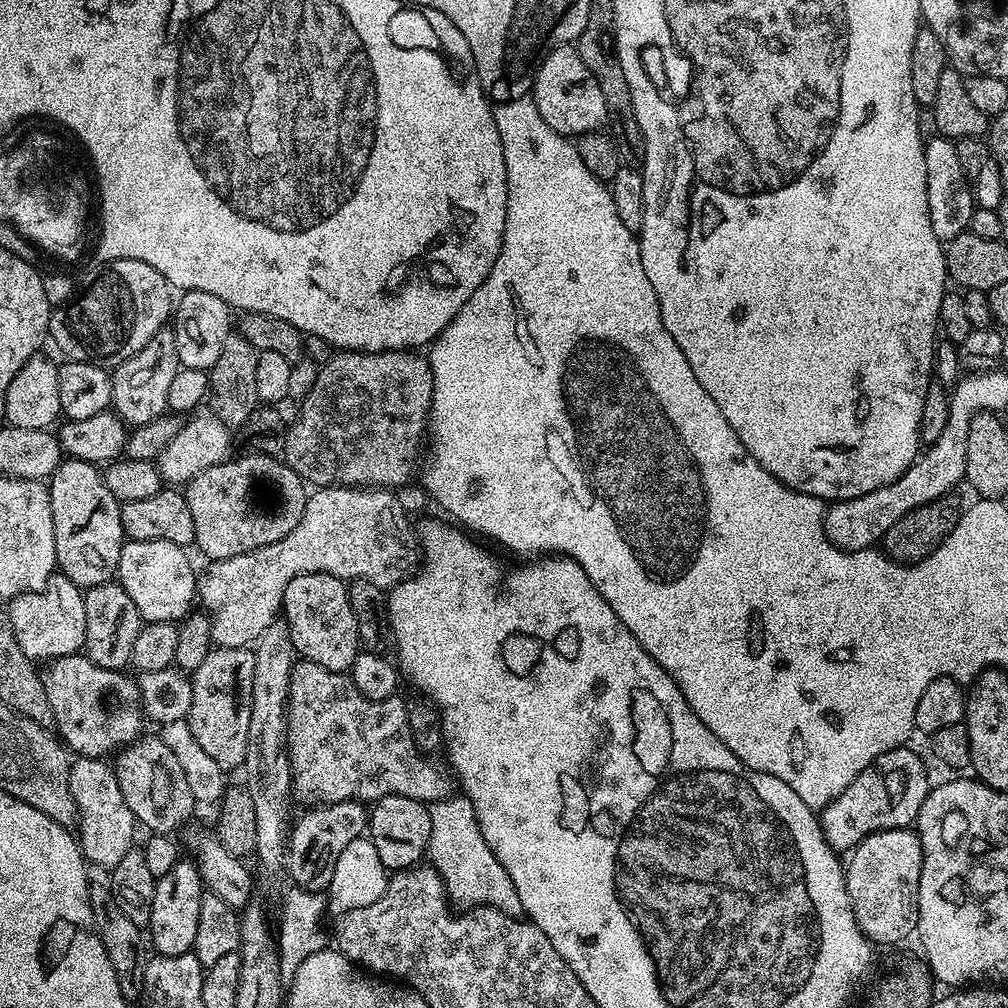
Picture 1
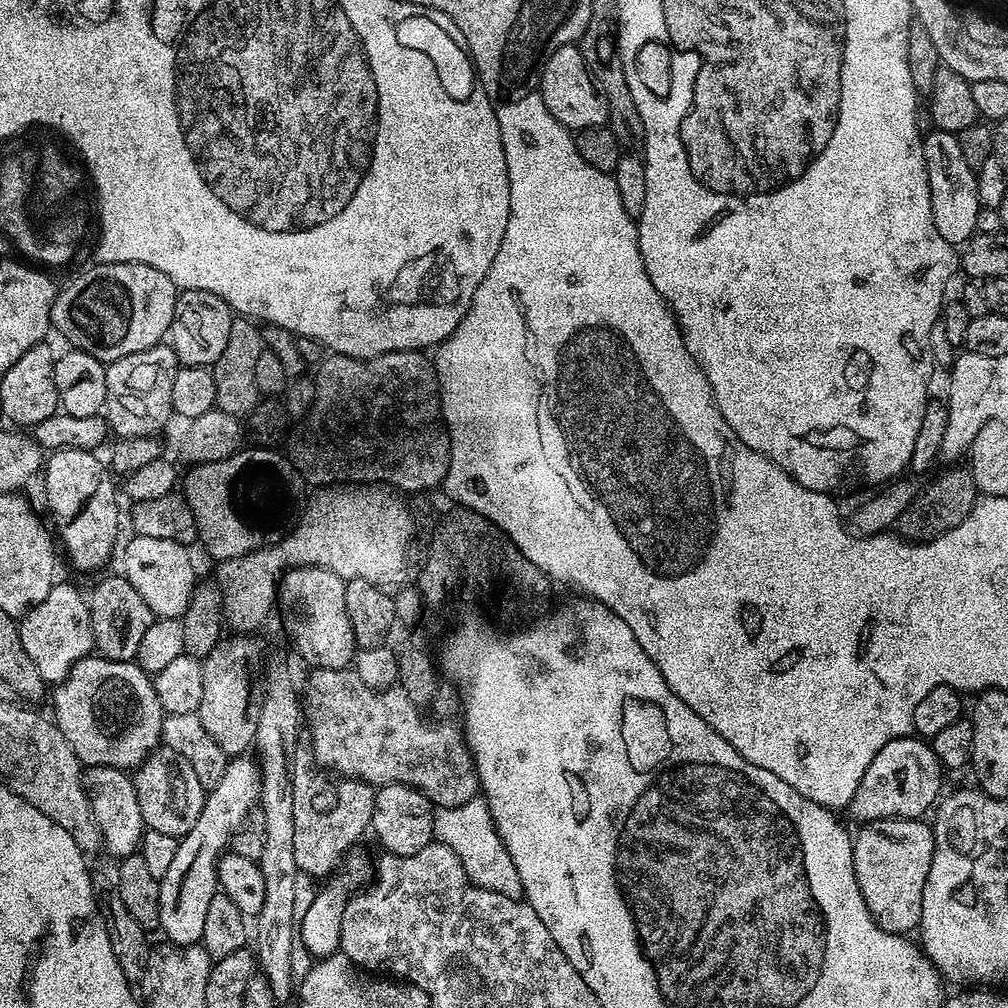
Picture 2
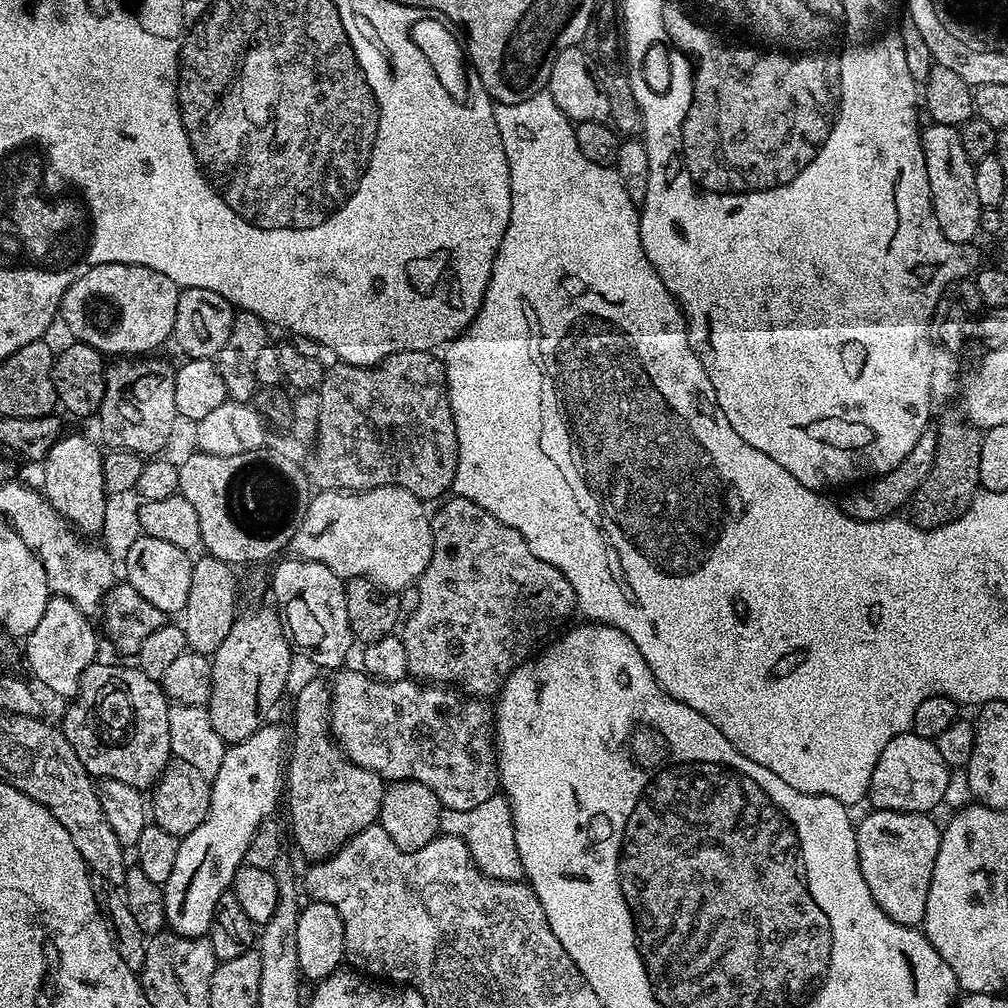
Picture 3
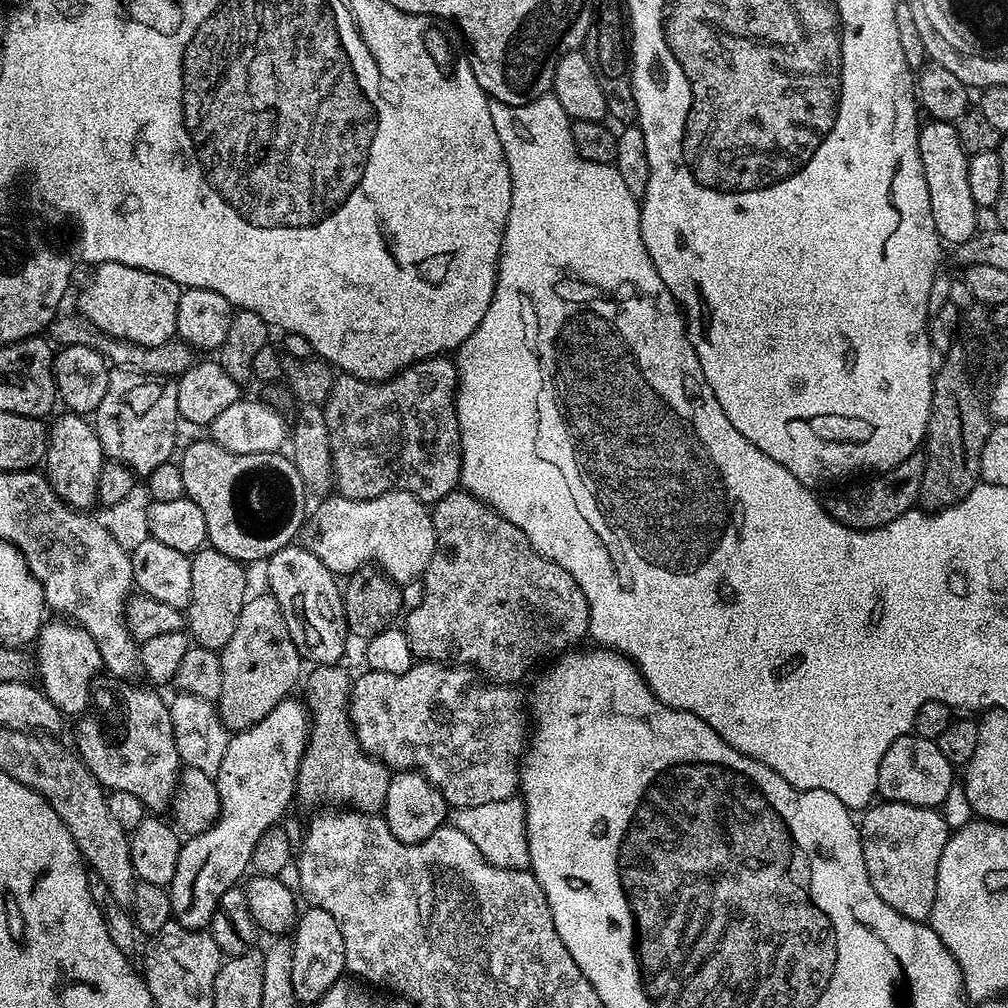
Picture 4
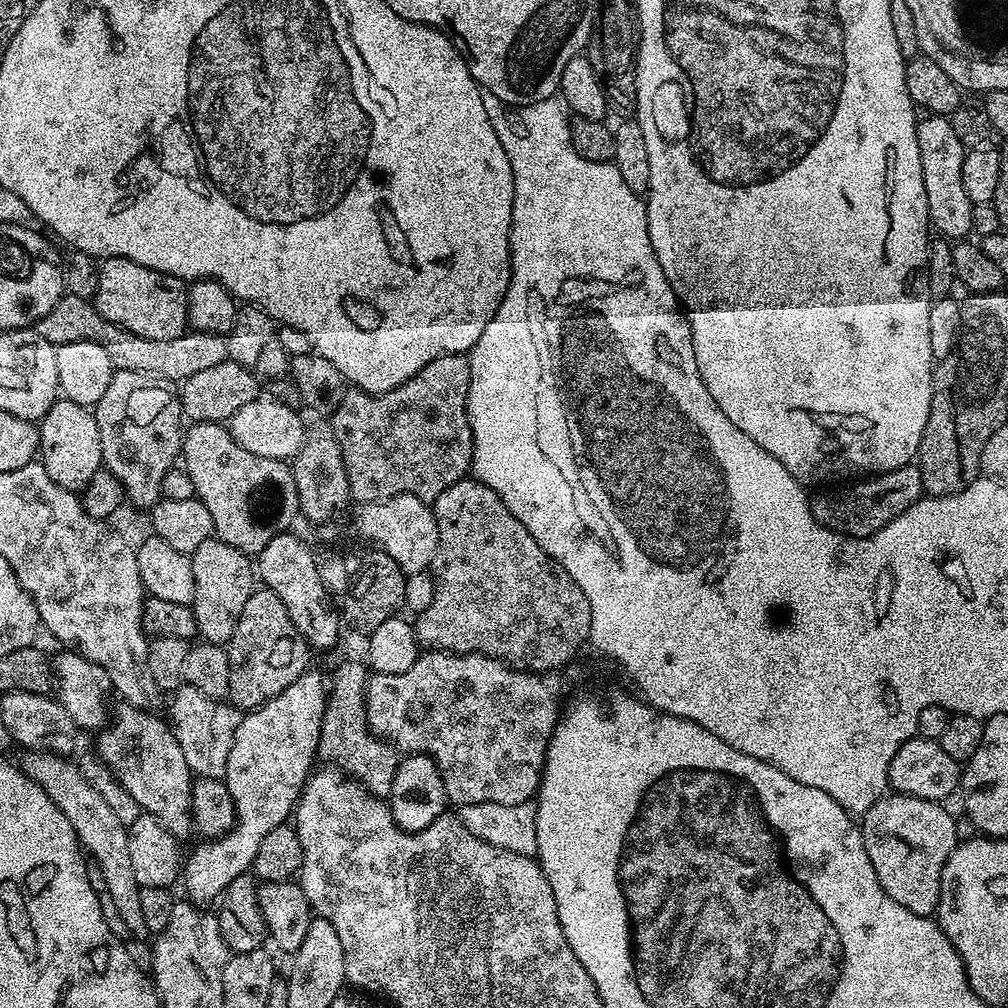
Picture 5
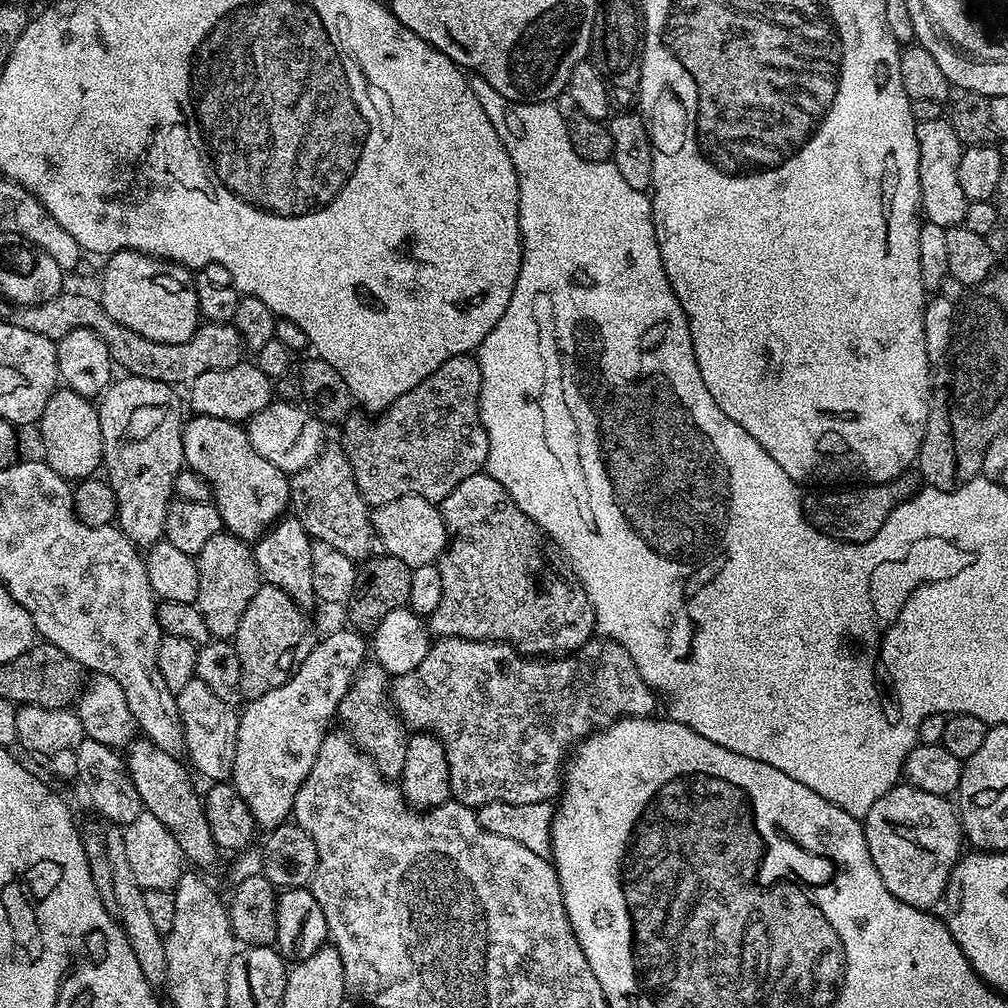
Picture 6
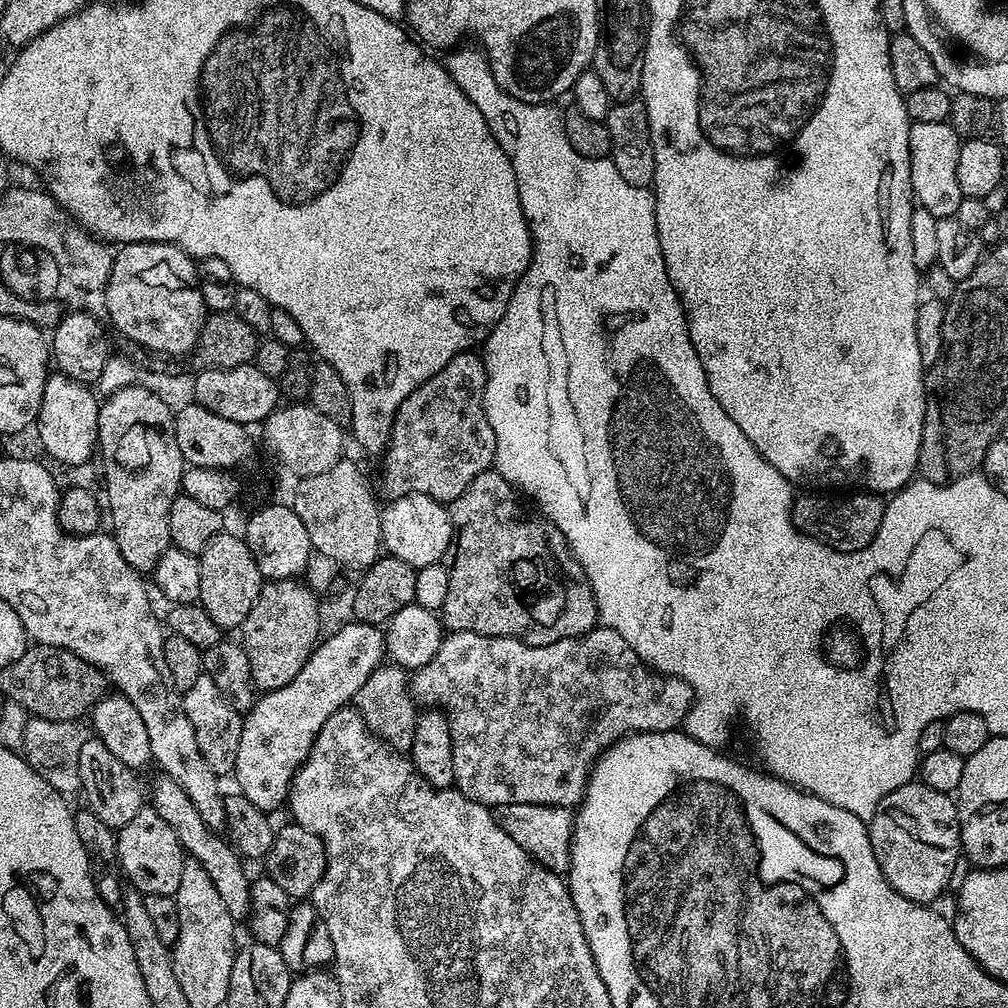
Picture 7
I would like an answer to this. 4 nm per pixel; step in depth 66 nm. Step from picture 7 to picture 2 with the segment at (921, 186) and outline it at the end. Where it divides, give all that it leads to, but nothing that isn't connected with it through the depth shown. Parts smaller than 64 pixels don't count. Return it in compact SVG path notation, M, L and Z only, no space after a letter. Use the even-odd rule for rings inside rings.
M933 130L923 137L926 174L930 186L930 206L934 214L934 226L946 242L960 246L972 239L980 213L976 169L962 155L960 138L954 132Z

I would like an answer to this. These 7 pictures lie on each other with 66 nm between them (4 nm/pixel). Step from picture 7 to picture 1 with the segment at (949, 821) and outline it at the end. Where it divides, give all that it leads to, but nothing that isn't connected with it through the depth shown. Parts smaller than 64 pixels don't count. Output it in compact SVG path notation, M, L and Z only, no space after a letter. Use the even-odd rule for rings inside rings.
M912 828L876 832L852 849L846 860L844 881L858 926L873 945L896 944L915 933L918 878L922 878L922 850L920 838Z

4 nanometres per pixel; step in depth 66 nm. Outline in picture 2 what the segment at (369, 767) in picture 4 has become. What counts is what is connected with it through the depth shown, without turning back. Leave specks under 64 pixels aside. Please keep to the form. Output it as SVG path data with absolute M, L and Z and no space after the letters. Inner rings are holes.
M300 746L292 753L292 793L294 862L305 877L331 877L340 859L345 855L344 860L359 842L360 835L371 829L377 789L361 780L349 780L321 768L311 747Z

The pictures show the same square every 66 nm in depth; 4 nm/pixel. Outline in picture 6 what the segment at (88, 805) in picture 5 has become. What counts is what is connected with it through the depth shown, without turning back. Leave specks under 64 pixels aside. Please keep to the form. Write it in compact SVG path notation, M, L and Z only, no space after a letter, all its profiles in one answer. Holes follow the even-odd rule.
M108 831L103 833L103 837L108 849L110 866L113 868L115 905L117 907L115 917L130 942L130 950L134 950L134 958L138 958L138 966L142 966L142 974L146 974L146 982L153 986L163 985L166 978L164 936L155 928L153 920L150 919L150 910L146 906L144 889L138 886L133 872L130 871L130 862L126 862L123 831Z

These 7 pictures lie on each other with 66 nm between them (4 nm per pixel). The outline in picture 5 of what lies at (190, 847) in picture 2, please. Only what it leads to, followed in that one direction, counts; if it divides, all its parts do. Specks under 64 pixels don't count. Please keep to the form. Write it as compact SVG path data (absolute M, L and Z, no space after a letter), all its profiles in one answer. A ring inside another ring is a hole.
M309 670L290 682L282 694L239 717L223 779L234 800L236 824L225 836L200 842L204 844L198 845L189 856L187 853L182 864L182 885L188 891L187 899L191 903L197 906L208 906L211 900L213 903L234 878L251 869L262 838L266 838L274 826L289 823L300 792L313 771L312 763L318 760L316 751L329 687L325 673L323 676Z

